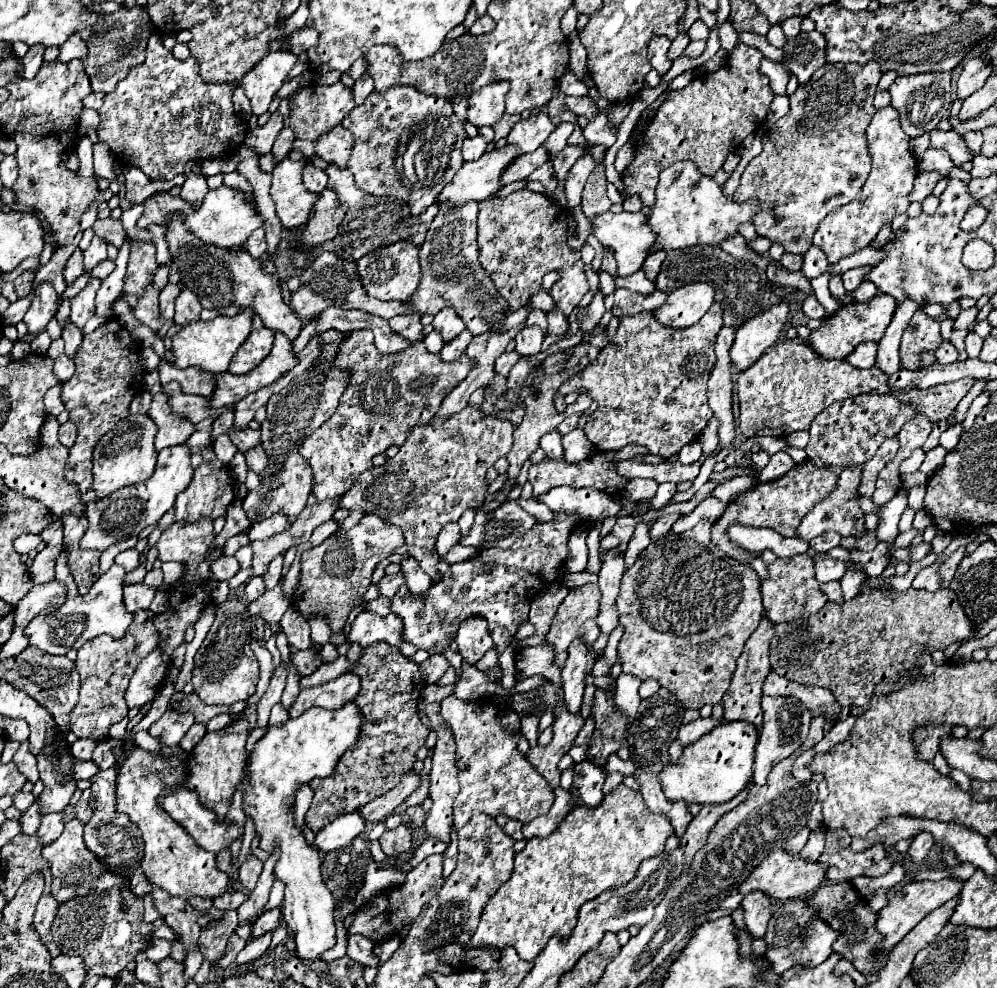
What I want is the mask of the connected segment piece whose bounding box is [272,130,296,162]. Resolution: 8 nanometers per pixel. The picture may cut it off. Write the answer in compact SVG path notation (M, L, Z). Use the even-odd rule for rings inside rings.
M282 130L274 142L274 148L272 148L272 154L276 156L276 162L280 162L282 158L286 158L286 152L290 150L292 142L294 142L294 132L292 130Z

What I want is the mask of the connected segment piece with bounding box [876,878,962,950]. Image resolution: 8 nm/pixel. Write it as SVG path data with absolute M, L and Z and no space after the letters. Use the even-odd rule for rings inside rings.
M944 878L944 880L938 880L938 882L922 880L922 882L904 884L904 886L896 892L896 896L878 912L878 916L882 916L882 918L878 918L876 928L878 928L878 932L882 932L882 936L884 936L882 948L884 948L884 950L894 948L926 914L930 914L932 910L940 908L940 906L946 904L948 900L952 900L960 890L962 890L962 880L958 880L958 878Z

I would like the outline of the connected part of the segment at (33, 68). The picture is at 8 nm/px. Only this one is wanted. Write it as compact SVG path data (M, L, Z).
M32 46L26 56L22 58L22 76L24 78L32 78L36 76L36 72L40 70L44 62L44 46Z

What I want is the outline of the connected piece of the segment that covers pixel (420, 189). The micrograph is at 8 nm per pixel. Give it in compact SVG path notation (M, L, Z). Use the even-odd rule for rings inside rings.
M396 86L382 94L372 92L364 104L354 106L346 114L342 126L348 128L356 140L352 160L348 162L348 168L356 178L356 186L374 196L400 198L410 206L412 214L424 212L436 200L440 190L454 178L454 172L458 172L458 168L464 164L460 148L466 132L462 120L452 110L452 102L444 100L444 96L422 94L412 86Z

